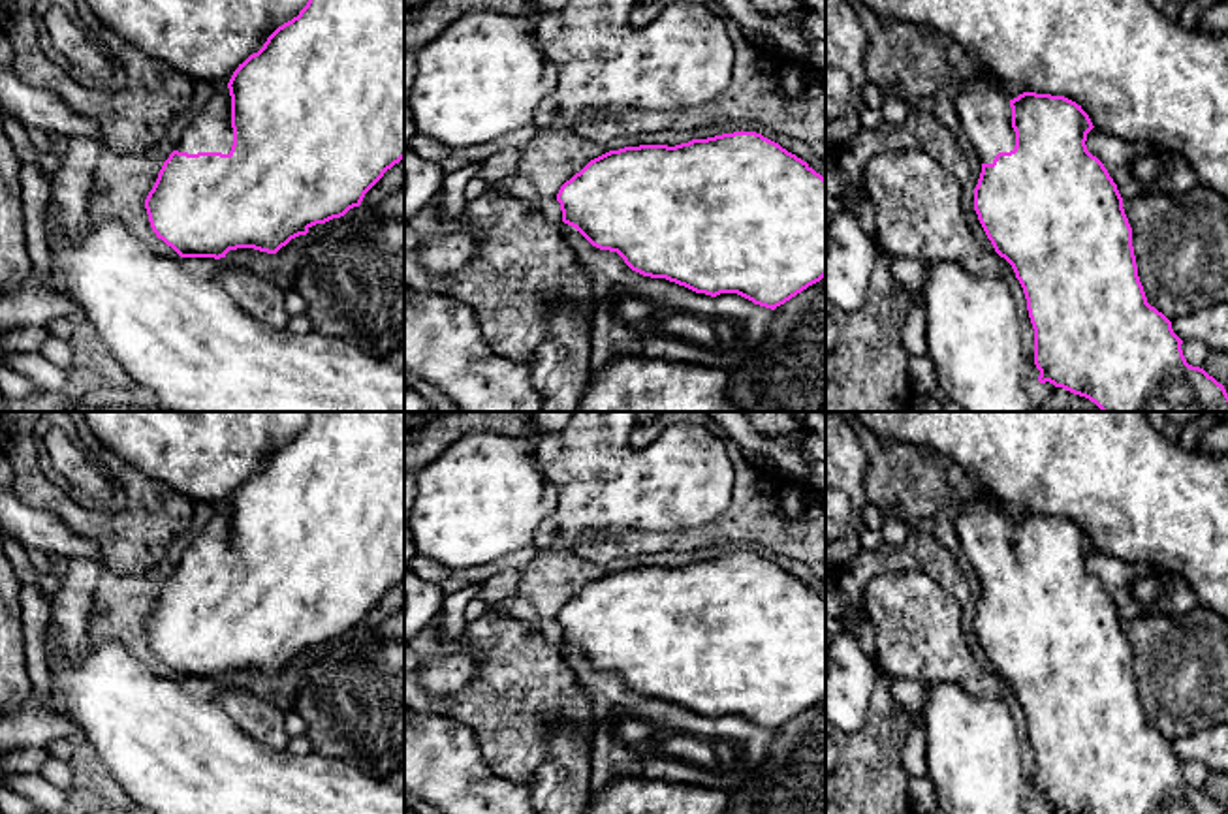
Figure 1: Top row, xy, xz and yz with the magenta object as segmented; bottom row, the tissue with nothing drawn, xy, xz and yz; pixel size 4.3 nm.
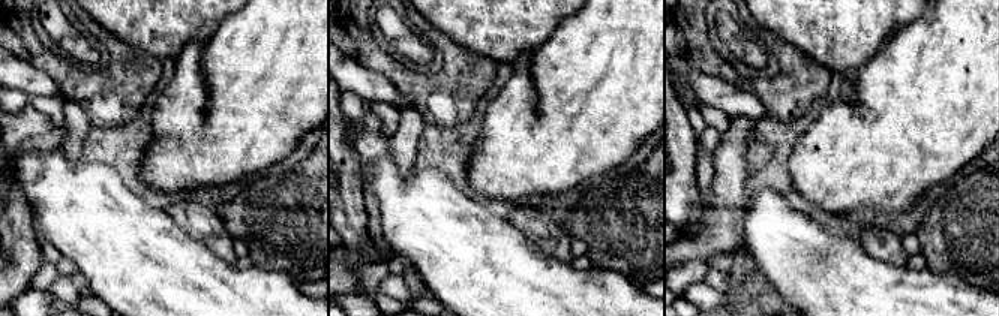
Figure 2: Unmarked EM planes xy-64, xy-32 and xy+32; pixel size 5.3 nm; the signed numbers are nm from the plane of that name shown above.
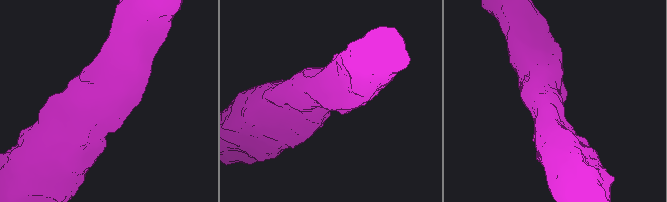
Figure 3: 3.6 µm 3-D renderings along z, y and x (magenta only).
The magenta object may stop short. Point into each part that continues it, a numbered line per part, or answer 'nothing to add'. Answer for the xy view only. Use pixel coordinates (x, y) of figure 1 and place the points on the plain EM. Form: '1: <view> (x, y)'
1: xy (211, 551)

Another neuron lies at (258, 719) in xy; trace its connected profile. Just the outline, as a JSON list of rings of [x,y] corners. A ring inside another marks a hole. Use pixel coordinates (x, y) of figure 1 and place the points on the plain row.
[[[226,679],[218,681],[216,701],[248,737],[275,750],[286,750],[290,739],[282,709],[244,688],[228,684]]]

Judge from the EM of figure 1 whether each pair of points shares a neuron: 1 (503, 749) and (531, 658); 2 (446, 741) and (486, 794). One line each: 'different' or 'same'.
1: same
2: same

